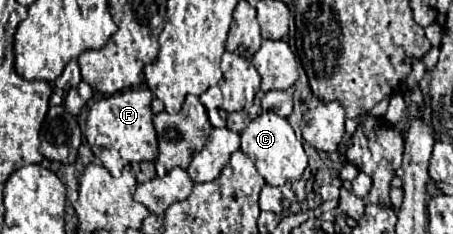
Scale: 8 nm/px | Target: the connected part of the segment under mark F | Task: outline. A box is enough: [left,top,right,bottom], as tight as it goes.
[86,89,158,177]

